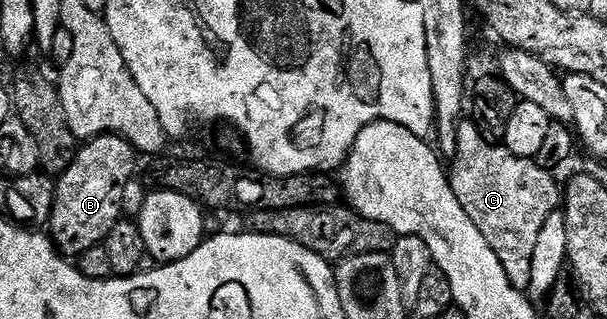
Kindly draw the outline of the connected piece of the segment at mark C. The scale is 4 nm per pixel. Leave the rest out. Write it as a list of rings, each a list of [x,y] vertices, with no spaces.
[[[470,121],[458,124],[456,151],[450,163],[451,189],[461,209],[469,221],[481,229],[512,285],[518,291],[526,292],[531,285],[533,248],[537,246],[541,225],[545,225],[552,211],[561,203],[560,184],[558,187],[551,176],[554,174],[534,159],[518,159],[509,154],[506,147],[486,143]]]

